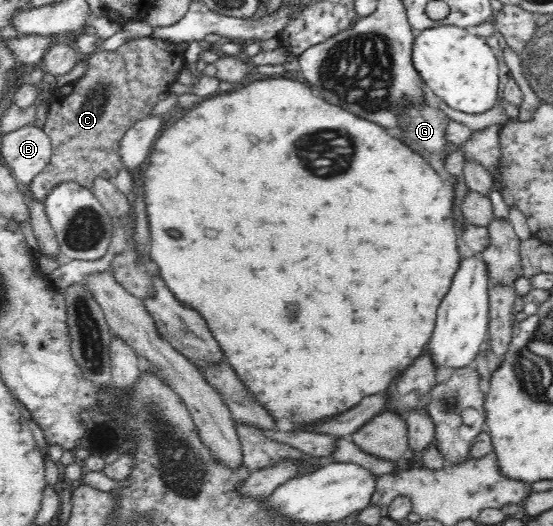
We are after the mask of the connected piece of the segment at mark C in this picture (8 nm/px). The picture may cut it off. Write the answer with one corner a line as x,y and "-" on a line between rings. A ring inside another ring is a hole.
153,36
131,37
117,50
99,48
95,51
90,52
91,56
87,58
89,68
85,76
61,87
52,94
48,102
49,110
43,128
49,135
52,146
50,162
27,185
33,197
39,199
41,203
44,202
51,187
64,180
75,180
85,187
89,186
95,175
114,180
124,167
119,151
123,136
136,120
143,118
157,104
161,93
169,91
185,64
185,53
177,43

